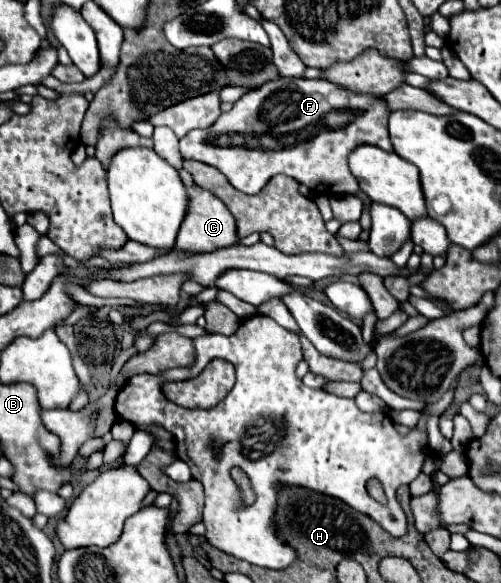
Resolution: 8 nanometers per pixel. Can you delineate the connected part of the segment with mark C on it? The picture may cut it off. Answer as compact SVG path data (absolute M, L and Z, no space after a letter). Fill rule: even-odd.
M186 186L188 192L188 216L184 216L184 224L180 226L176 248L184 252L214 252L218 248L234 246L238 242L236 236L236 222L230 210L218 200L212 192L200 188L200 186Z

